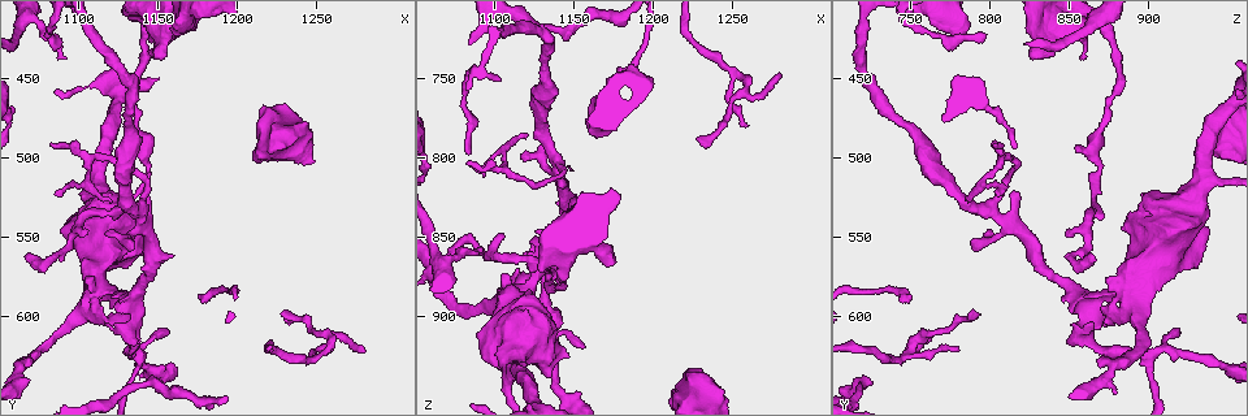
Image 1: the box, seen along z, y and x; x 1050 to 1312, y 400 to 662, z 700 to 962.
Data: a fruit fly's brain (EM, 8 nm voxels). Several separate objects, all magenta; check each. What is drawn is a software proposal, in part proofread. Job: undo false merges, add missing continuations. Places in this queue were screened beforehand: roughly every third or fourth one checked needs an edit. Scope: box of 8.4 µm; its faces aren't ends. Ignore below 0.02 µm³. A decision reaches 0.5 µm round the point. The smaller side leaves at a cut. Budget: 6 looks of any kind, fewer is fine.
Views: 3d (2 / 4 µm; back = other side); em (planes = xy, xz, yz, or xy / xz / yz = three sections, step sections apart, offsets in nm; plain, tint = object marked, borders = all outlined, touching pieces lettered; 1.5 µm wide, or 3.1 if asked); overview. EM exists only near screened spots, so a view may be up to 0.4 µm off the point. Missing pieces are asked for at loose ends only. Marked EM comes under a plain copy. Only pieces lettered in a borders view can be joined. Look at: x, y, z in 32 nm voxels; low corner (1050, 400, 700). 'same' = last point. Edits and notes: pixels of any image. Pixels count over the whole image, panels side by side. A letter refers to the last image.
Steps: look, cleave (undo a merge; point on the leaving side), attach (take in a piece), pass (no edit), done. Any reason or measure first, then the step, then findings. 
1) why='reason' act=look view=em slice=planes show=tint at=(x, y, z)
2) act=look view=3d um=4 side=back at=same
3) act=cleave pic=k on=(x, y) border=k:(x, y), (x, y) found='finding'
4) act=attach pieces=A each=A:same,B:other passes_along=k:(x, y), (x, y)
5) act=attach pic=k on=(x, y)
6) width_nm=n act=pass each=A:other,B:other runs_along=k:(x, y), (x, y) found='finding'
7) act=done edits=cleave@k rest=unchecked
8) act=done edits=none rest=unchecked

why='free end' act=look view=3d um=2 at=(1092, 436, 856)

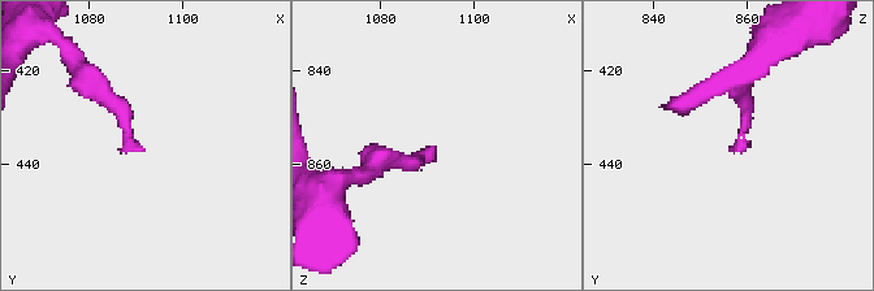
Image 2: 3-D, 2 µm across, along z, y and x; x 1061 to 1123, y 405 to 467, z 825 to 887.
why='now the EM' act=look view=em slice=planes show=borders at=(1091, 436, 857)

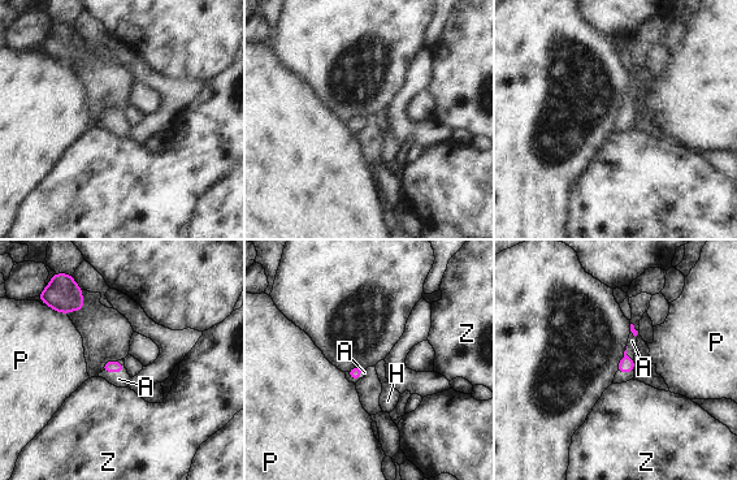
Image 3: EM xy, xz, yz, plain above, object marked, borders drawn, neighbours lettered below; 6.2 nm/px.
act=attach pieces=A each=A:same,H:other,P:other,Z:other found='the neuron continues'

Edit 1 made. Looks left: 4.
why='branch stops here' act=look view=3d um=2 at=(1084, 420, 798)

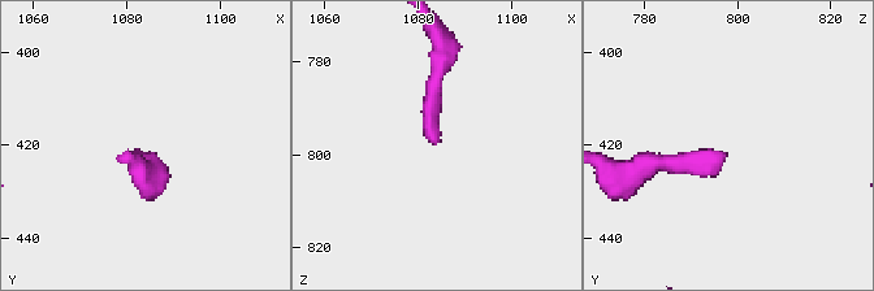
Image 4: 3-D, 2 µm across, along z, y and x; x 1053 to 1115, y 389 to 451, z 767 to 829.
act=look view=em slice=planes show=borders at=(1084, 421, 797)

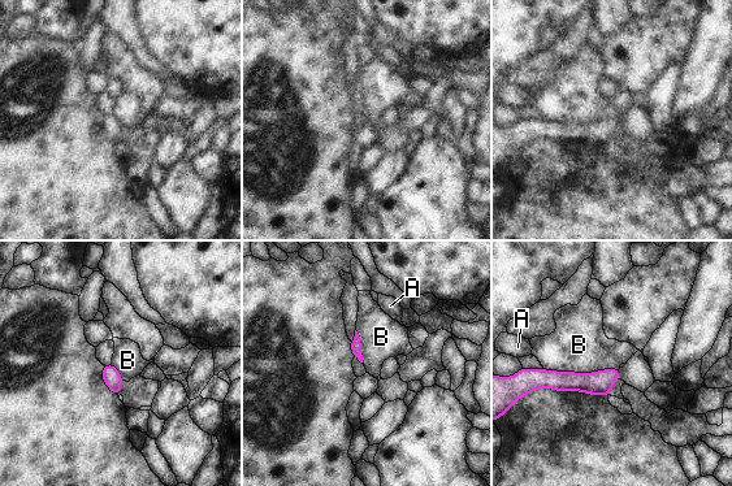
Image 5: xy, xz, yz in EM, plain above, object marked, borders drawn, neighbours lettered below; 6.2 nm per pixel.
act=pass each=A:other,B:other runs_along=5:(538, 372), (557, 381), (615, 374) found='none of them fits'

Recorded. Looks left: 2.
act=done edits=attach@3 rest=unchecked

